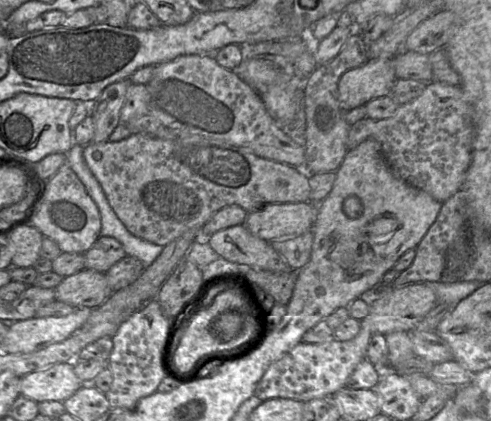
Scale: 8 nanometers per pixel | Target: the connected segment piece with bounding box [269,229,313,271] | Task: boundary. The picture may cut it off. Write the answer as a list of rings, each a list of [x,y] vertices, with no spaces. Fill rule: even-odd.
[[[313,230],[286,239],[269,242],[272,248],[278,252],[294,271],[299,271],[310,259],[313,245]]]

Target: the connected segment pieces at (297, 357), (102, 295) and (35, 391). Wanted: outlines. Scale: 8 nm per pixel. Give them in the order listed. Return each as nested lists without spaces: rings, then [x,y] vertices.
[[[370,317],[361,320],[359,333],[351,340],[339,341],[336,338],[323,343],[300,342],[281,359],[272,363],[258,382],[254,395],[263,402],[271,398],[285,398],[299,401],[309,401],[315,398],[333,395],[347,386],[347,382],[357,365],[366,358],[368,344],[372,337]]]
[[[90,269],[63,277],[61,283],[54,289],[56,300],[75,308],[97,308],[112,294],[105,273]]]
[[[74,362],[57,363],[50,367],[32,372],[21,377],[21,395],[37,403],[44,401],[61,401],[71,397],[84,383],[74,371]]]

